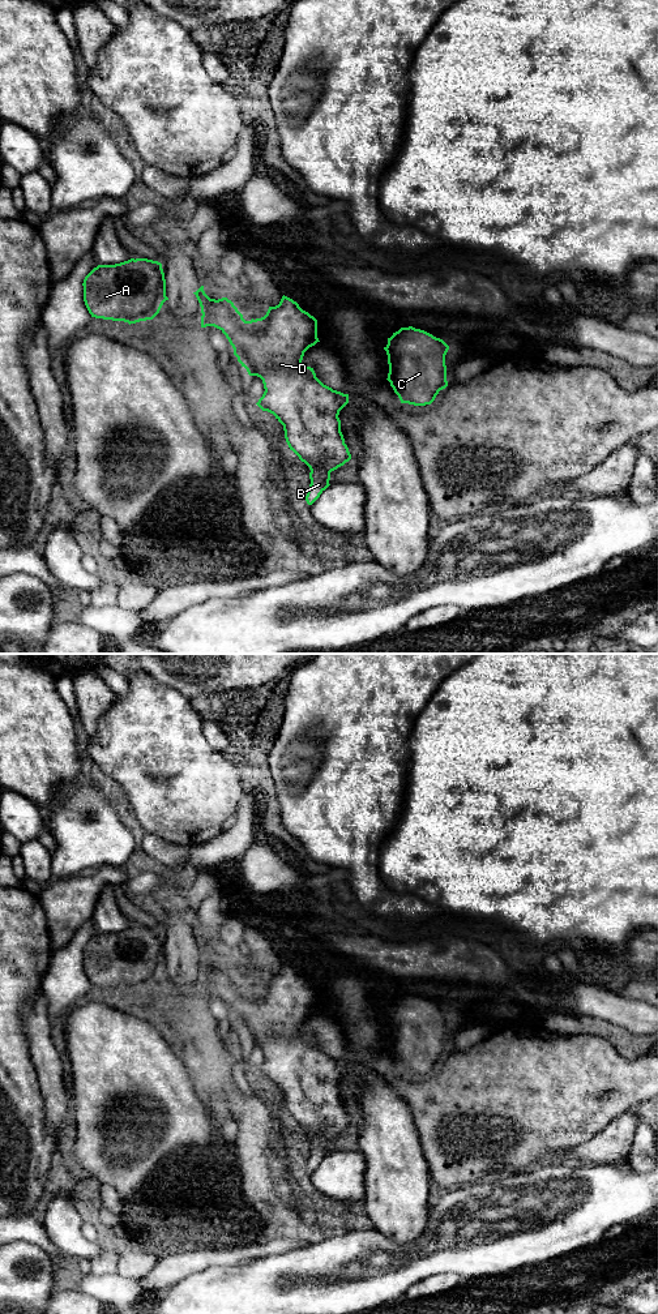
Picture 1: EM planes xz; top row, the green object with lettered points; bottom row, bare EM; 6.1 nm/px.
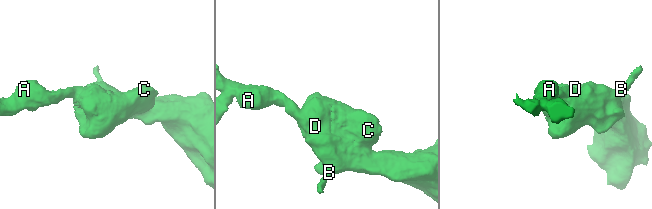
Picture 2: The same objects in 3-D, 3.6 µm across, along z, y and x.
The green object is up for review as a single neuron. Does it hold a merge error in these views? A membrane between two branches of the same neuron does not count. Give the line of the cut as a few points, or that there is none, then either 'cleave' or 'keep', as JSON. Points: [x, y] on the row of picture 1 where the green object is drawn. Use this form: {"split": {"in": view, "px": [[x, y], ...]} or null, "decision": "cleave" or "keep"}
{"split": null, "decision": "keep"}

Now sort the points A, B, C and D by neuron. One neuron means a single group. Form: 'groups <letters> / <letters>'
groups A B C D

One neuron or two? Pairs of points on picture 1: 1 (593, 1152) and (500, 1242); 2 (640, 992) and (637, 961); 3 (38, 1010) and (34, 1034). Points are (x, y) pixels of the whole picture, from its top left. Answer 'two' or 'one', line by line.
1: two
2: one
3: one

